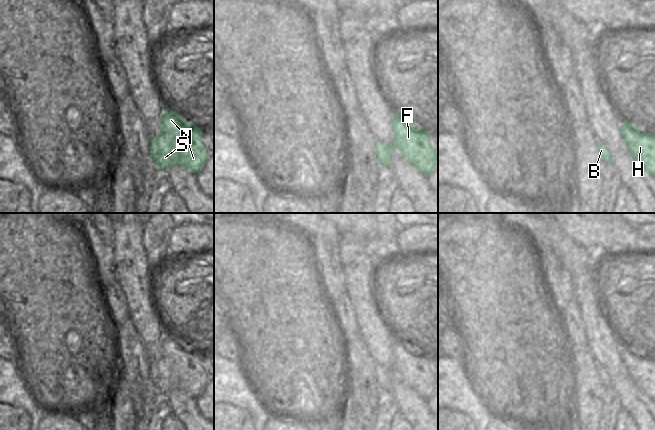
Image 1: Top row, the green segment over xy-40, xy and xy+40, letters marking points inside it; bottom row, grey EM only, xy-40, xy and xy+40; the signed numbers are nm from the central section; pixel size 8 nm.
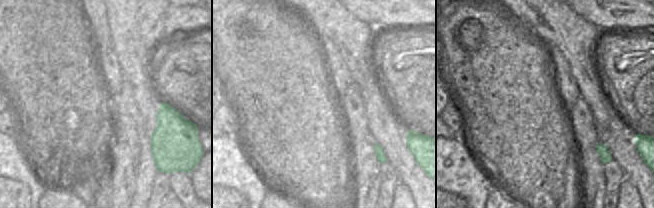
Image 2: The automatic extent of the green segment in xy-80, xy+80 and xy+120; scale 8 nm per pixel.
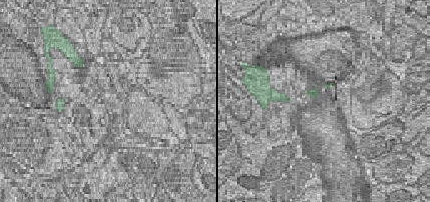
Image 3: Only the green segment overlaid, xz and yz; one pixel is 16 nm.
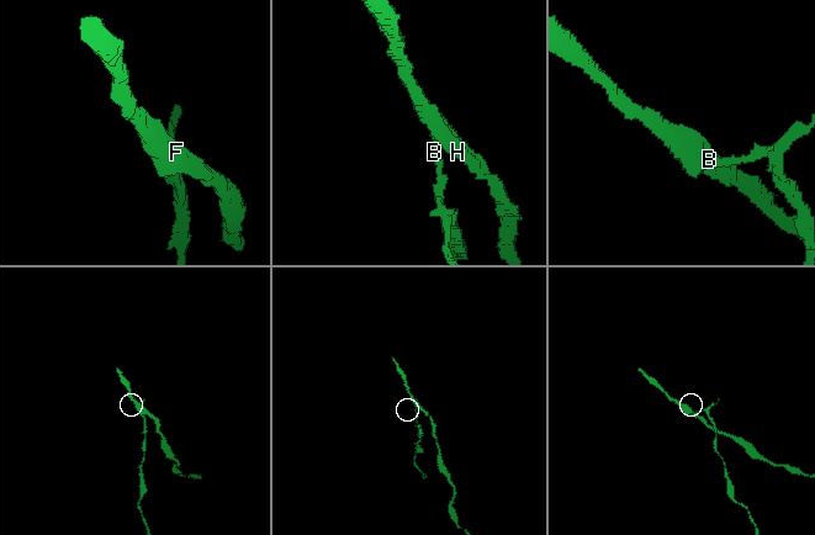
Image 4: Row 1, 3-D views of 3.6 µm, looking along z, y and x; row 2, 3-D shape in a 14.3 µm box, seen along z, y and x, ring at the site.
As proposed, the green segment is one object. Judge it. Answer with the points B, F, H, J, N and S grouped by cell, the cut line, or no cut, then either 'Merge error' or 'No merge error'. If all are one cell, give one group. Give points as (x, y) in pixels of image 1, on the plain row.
Groups: B / F H J N S. Split along xy (391, 367), (392, 370). Merge error

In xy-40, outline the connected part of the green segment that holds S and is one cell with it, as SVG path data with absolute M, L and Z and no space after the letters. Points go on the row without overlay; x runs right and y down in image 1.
M168 332L162 338L160 358L150 363L150 379L157 393L168 395L171 391L177 389L191 397L199 397L210 377L202 366L202 353L192 347L187 347L176 335Z

